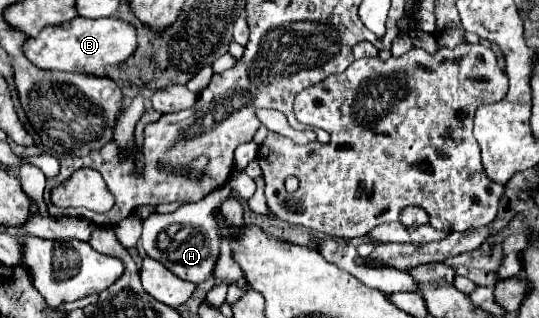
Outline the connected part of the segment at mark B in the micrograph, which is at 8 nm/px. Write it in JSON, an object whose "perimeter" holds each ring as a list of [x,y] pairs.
{"perimeter":[[[82,16],[62,22],[58,26],[44,28],[36,38],[28,38],[24,44],[26,58],[44,70],[64,70],[80,74],[100,74],[106,66],[120,64],[134,54],[138,40],[132,24],[112,16],[102,20],[86,20]]]}

